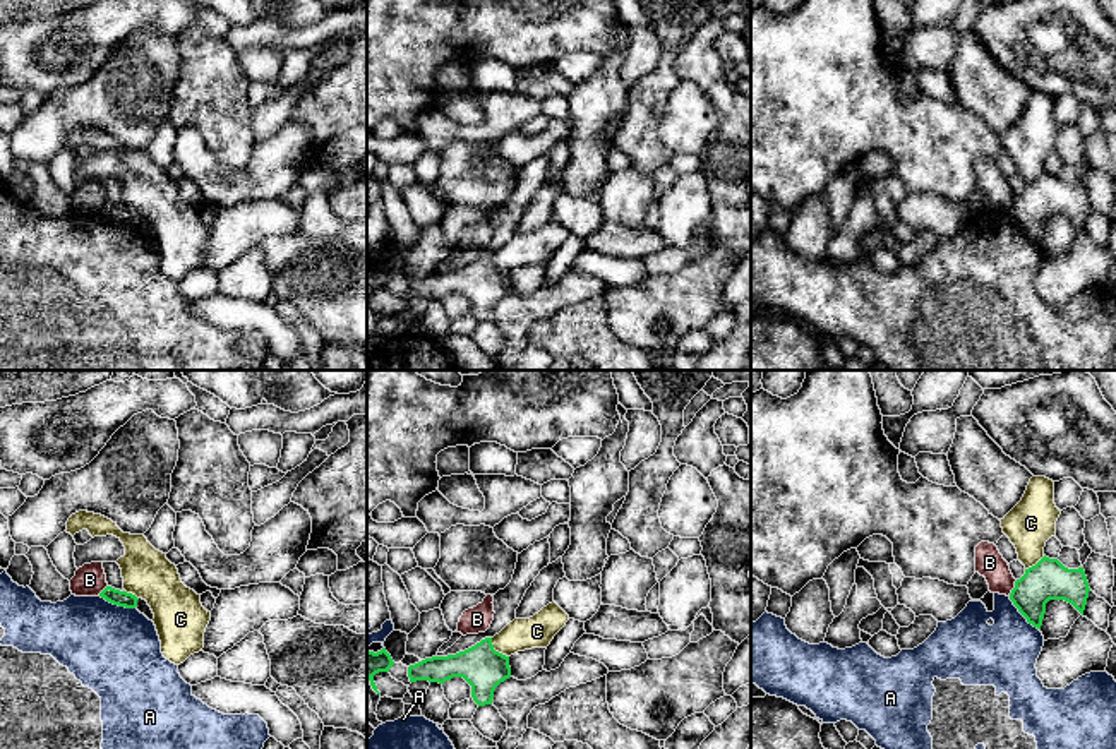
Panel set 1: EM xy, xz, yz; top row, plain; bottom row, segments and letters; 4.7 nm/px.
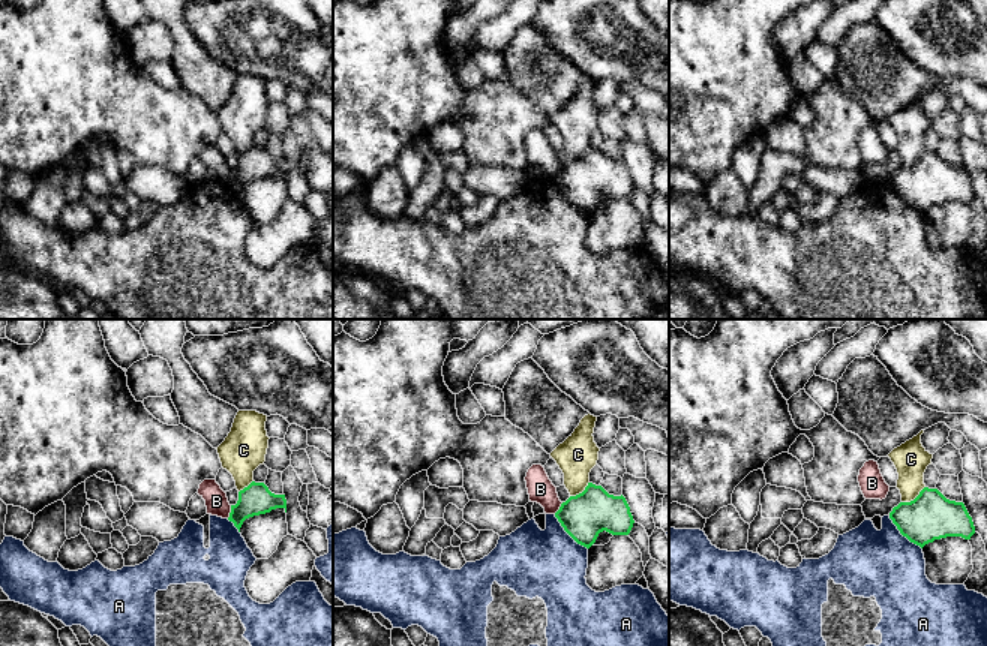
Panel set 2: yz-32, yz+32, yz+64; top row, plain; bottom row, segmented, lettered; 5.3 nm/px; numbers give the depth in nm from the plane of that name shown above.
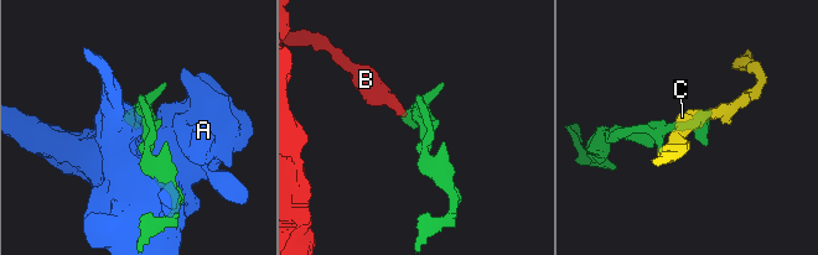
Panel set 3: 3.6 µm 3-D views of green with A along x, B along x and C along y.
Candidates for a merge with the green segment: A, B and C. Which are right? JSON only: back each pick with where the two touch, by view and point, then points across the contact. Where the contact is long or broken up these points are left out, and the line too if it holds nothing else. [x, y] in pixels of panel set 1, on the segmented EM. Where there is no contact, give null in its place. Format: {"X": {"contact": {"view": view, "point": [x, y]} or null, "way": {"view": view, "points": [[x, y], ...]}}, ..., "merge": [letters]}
{"merge": []}

